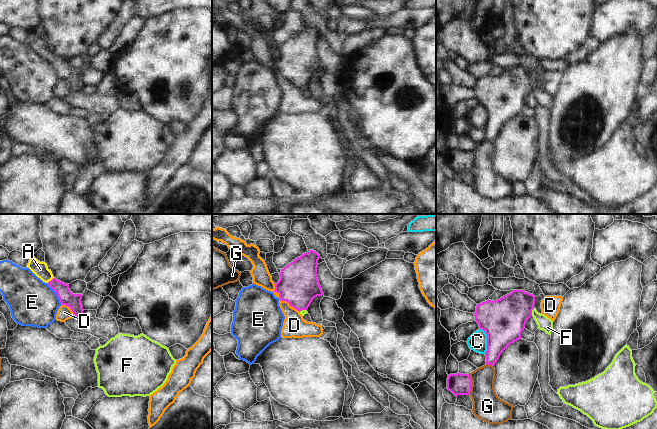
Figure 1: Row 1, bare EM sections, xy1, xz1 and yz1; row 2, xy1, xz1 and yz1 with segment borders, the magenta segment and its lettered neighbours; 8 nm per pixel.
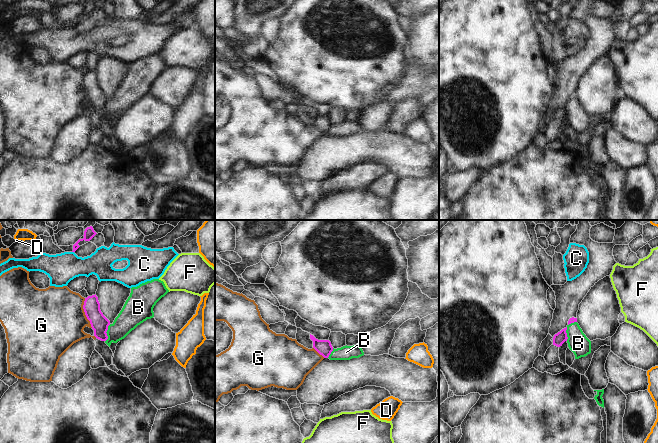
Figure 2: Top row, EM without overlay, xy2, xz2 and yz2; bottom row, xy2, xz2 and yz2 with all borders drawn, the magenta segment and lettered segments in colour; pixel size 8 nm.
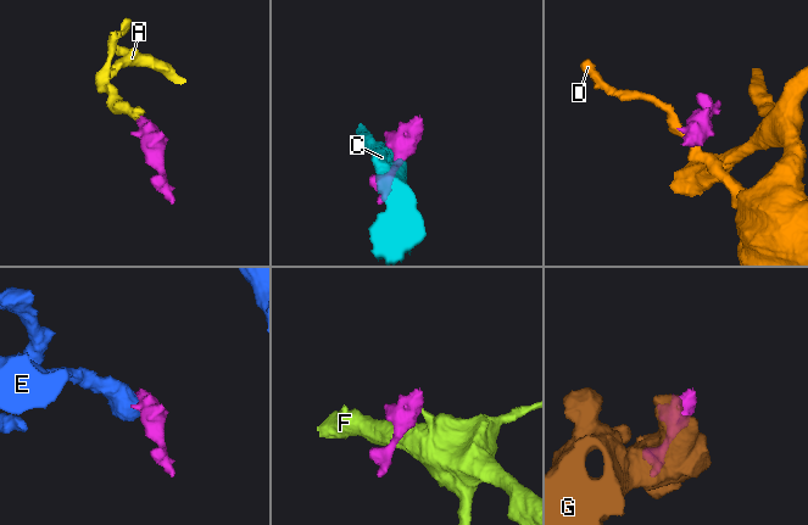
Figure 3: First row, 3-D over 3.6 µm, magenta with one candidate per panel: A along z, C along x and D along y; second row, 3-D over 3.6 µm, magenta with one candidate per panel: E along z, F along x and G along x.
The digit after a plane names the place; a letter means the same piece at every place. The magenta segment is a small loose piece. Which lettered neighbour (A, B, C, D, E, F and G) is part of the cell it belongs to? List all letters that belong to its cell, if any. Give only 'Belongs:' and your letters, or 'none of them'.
Belongs: A

